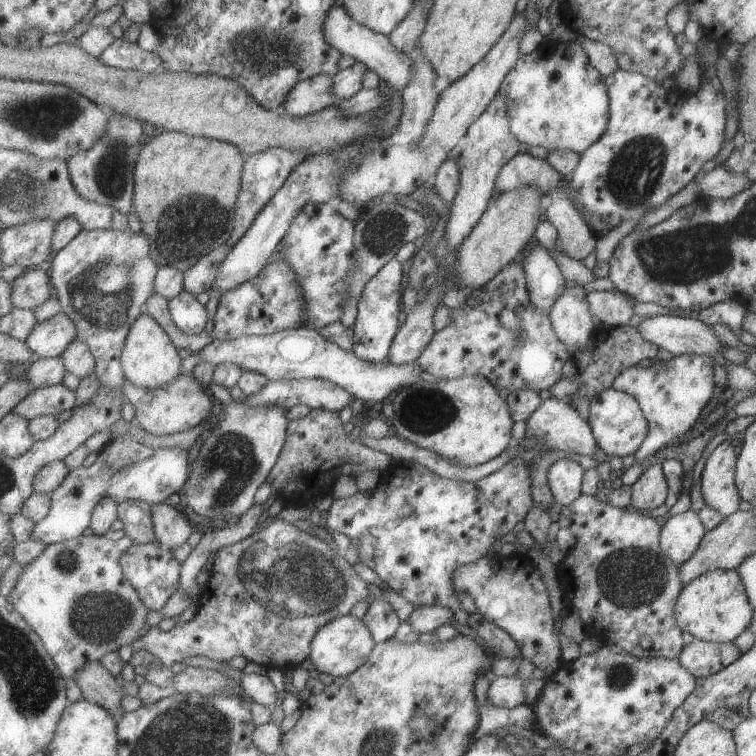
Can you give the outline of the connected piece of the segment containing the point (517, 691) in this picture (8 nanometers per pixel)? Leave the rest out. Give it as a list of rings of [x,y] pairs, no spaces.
[[[520,672],[516,676],[491,678],[488,695],[491,702],[500,707],[513,708],[525,705],[527,694],[524,675]]]

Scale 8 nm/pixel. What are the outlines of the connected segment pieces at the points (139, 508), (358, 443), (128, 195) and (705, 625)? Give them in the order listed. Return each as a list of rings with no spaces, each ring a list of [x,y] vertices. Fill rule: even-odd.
[[[130,500],[118,506],[119,519],[123,522],[123,531],[137,544],[159,544],[154,529],[151,503]]]
[[[312,409],[304,419],[293,419],[288,426],[286,445],[277,464],[268,476],[271,494],[277,499],[288,500],[295,506],[312,506],[319,498],[331,494],[332,486],[341,476],[357,480],[368,471],[387,472],[391,456],[367,446],[361,436],[353,438],[345,432],[337,411]]]
[[[114,111],[106,124],[106,133],[91,148],[68,158],[70,175],[79,194],[87,200],[111,205],[123,214],[129,214],[134,206],[138,154],[157,135],[155,125]],[[143,136],[146,136],[145,143]]]
[[[715,569],[700,574],[682,586],[673,609],[677,626],[695,639],[714,643],[731,643],[751,621],[752,608],[737,571]]]

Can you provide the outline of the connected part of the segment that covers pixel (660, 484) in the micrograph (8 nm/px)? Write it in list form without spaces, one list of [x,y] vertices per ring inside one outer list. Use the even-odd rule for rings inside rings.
[[[655,462],[643,469],[639,478],[630,485],[630,506],[635,510],[661,506],[666,499],[668,484],[661,465]]]

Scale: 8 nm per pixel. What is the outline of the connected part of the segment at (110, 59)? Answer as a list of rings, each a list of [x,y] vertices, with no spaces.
[[[116,39],[99,56],[100,61],[118,69],[135,69],[146,73],[164,72],[164,64],[155,52],[146,51],[138,42]]]

